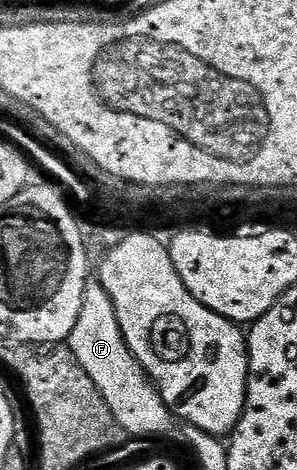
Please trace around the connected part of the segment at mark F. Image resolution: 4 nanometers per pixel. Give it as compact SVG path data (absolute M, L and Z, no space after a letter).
M97 279L87 282L81 315L77 315L77 327L73 327L71 332L69 348L77 363L85 367L85 375L97 383L97 391L101 391L105 403L109 403L109 411L113 411L115 421L124 434L131 433L127 435L135 439L155 439L158 433L170 431L173 414L129 351L125 335L121 335L121 323L117 323L113 299L109 299L109 291L105 291Z

